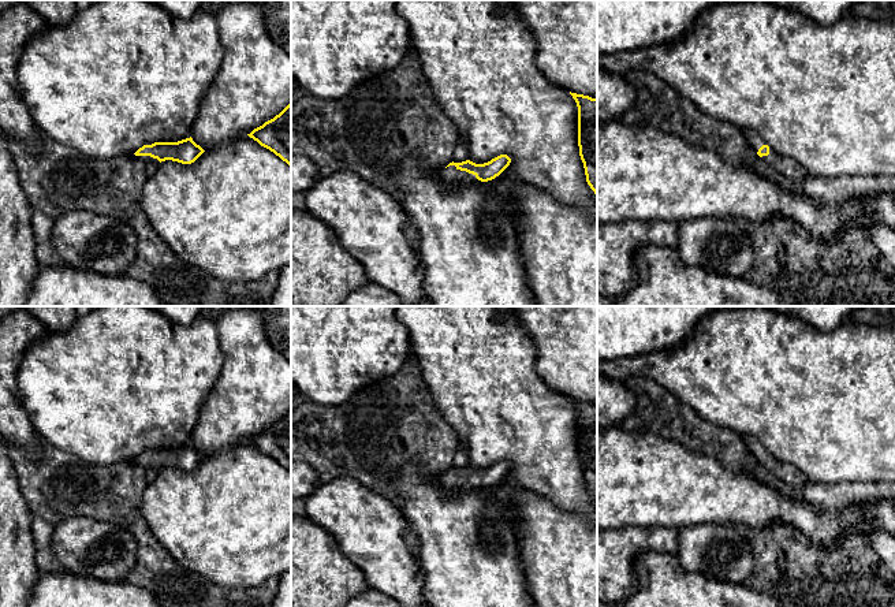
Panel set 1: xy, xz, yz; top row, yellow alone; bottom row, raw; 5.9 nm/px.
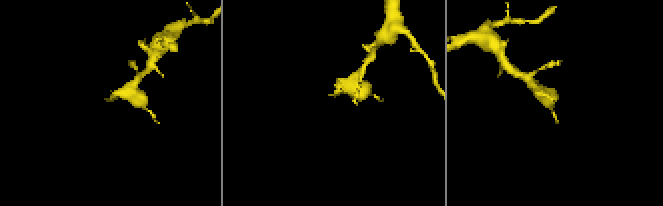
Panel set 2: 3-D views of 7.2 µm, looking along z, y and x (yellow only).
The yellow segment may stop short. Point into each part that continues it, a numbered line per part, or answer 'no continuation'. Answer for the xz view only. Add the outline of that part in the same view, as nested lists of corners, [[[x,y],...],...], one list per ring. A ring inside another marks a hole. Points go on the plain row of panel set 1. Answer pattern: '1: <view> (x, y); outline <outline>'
1: xz (448, 483); outline [[[450,472],[436,478],[440,489],[444,492],[469,492],[478,488],[476,481],[458,476],[455,472]]]

